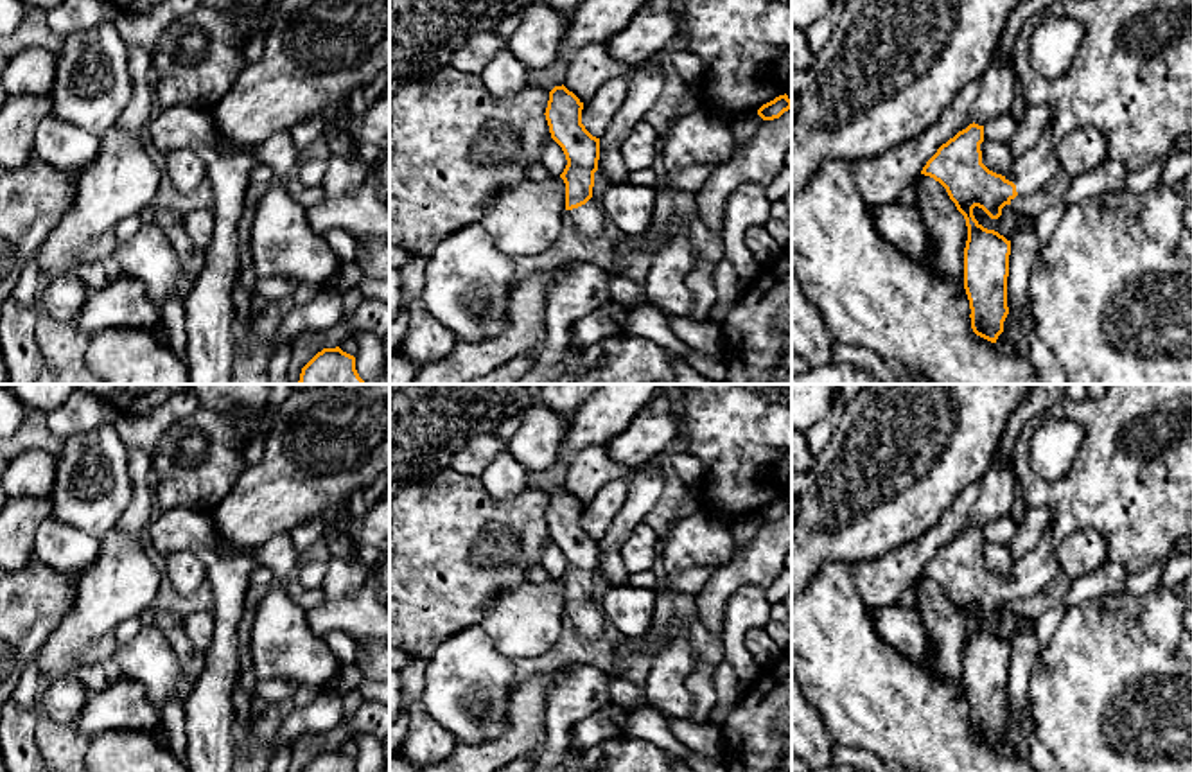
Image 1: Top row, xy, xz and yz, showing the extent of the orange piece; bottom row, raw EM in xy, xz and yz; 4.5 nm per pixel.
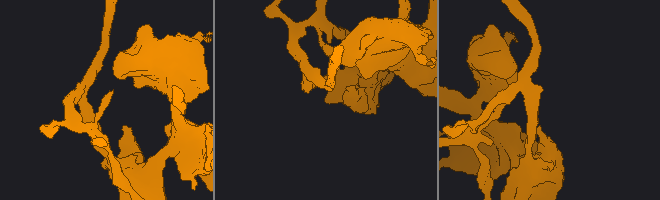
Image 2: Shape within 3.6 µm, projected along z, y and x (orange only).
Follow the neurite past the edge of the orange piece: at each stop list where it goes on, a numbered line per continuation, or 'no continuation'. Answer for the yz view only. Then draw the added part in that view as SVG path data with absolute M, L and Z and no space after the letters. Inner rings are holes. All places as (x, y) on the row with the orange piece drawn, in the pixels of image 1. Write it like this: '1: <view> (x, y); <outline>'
1: yz (1131, 78); M1057 0L1023 23L1014 48L1014 72L1027 104L1045 104L1050 110L1048 127L1039 142L1021 160L1014 160L1005 174L1018 196L1039 190L1056 176L1059 142L1084 127L1095 127L1106 138L1108 158L1120 162L1127 172L1167 160L1181 136L1192 136L1192 0ZM1047 18L1070 18L1084 31L1072 65L1059 77L1045 77L1030 63L1030 36Z

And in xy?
no continuation

